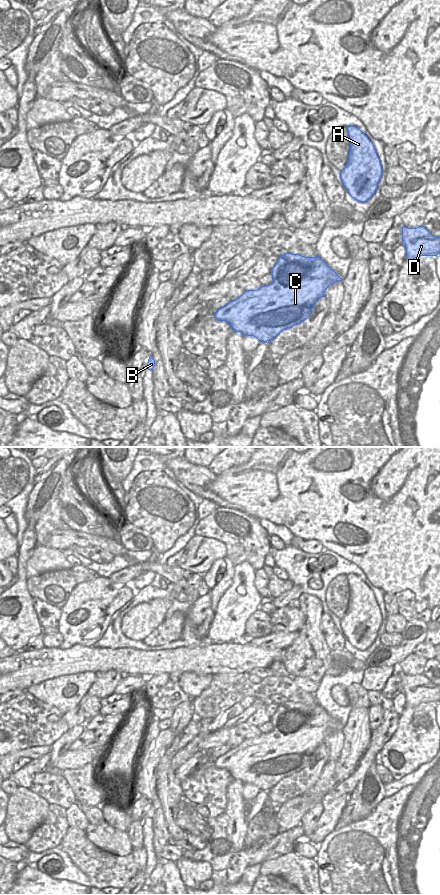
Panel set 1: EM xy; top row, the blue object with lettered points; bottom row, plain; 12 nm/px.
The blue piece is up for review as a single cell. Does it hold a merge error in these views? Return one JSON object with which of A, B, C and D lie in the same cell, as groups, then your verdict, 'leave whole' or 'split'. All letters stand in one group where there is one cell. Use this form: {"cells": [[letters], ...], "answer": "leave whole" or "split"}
{"cells": [["A", "B", "C", "D"]], "answer": "leave whole"}

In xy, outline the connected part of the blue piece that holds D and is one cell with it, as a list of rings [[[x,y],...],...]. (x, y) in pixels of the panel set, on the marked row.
[[[402,226],[402,244],[409,260],[420,256],[437,256],[440,253],[440,237],[433,236],[424,226]]]

